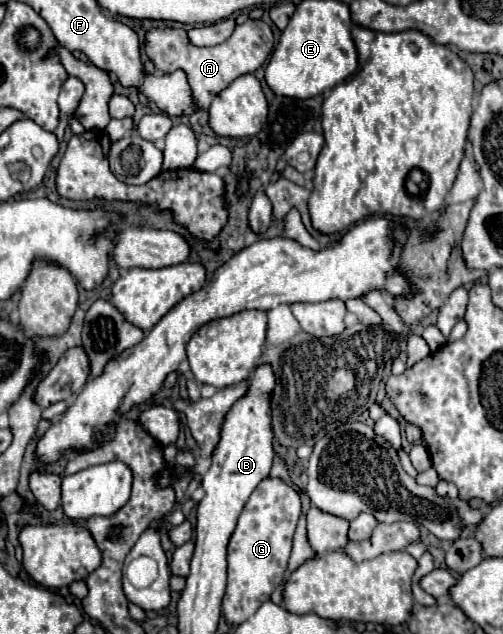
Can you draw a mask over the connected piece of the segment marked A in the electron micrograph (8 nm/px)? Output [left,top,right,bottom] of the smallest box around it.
[144,20,274,112]

